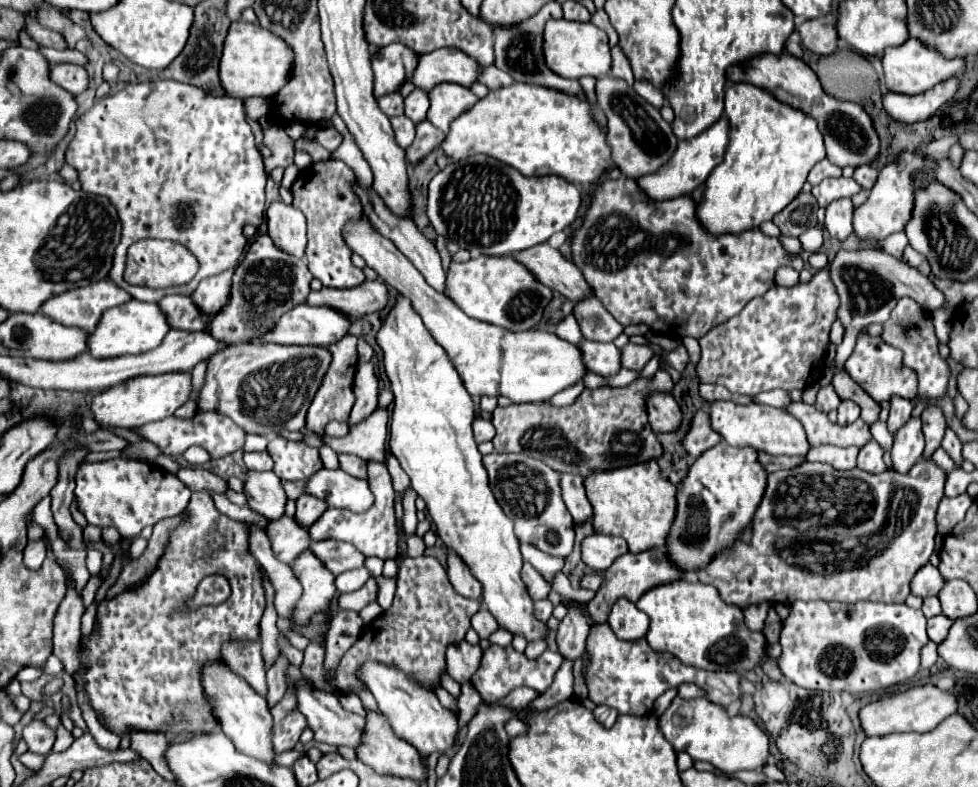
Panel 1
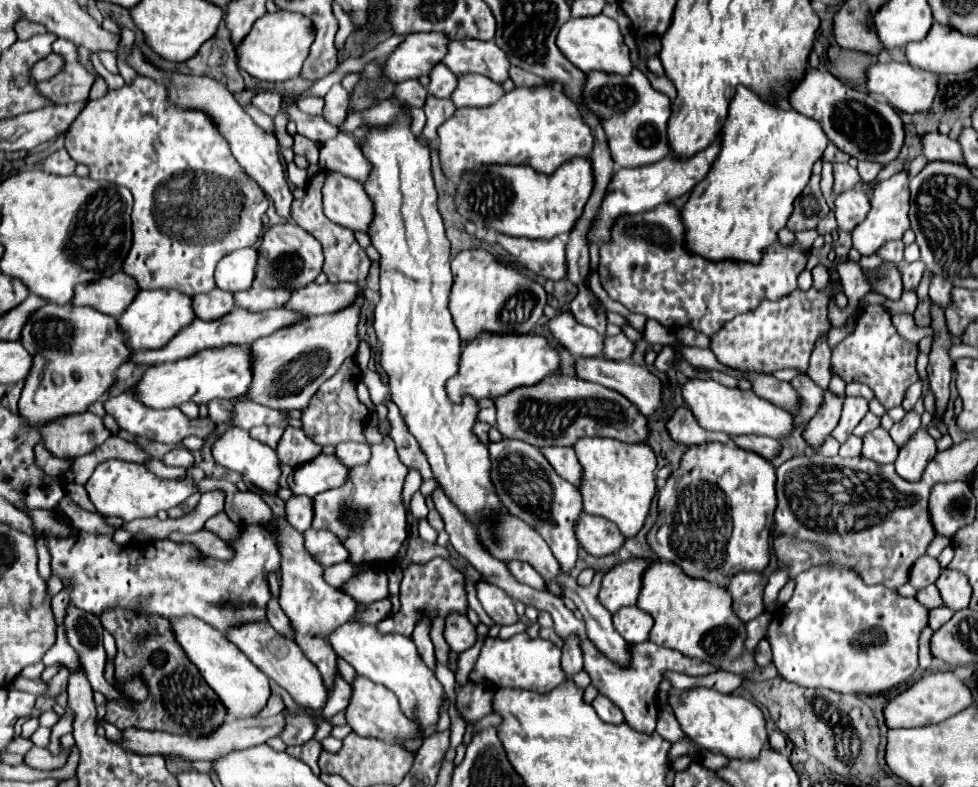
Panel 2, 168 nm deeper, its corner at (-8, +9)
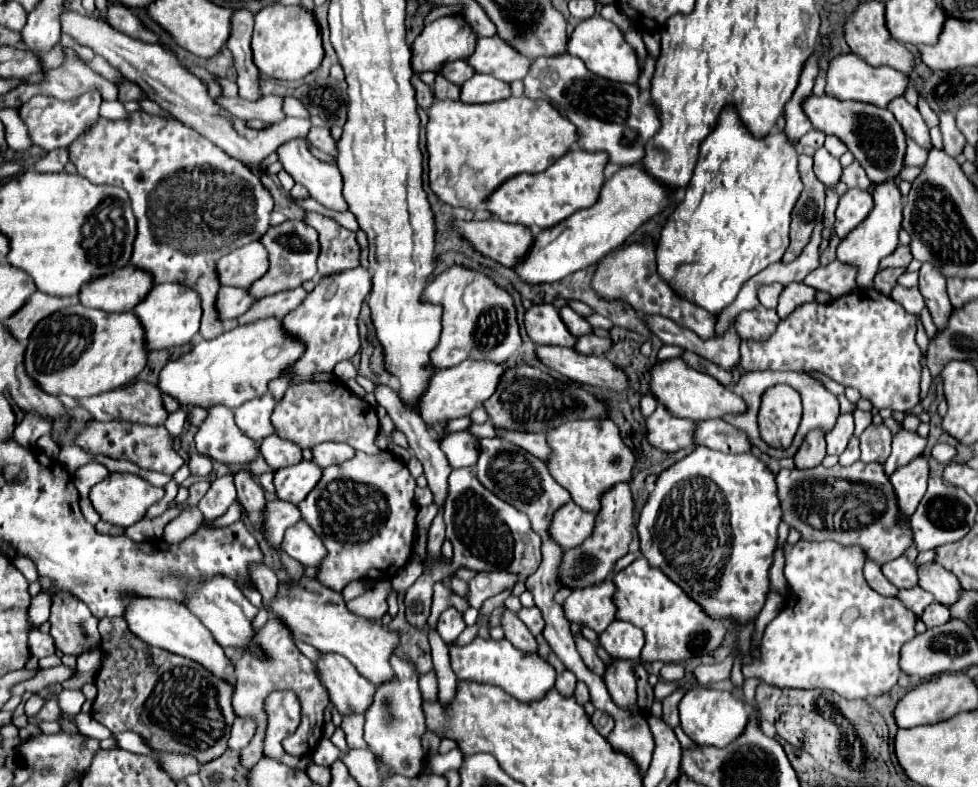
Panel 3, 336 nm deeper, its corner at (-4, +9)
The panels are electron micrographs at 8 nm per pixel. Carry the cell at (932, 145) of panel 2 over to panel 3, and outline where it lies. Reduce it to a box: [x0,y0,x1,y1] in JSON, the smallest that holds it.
[888,96,930,150]

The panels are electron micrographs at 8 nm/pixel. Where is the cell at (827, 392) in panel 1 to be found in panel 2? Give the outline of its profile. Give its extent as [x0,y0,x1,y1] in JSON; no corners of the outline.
[802,390,844,452]

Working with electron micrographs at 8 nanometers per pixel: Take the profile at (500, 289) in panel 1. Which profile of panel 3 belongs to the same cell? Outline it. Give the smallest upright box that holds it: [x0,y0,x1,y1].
[422,266,522,370]

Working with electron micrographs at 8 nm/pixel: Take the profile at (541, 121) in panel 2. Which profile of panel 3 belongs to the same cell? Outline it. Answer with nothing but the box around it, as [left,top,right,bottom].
[426,98,578,210]

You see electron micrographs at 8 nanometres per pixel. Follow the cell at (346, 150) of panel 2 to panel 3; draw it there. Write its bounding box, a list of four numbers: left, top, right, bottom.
[306,126,336,156]

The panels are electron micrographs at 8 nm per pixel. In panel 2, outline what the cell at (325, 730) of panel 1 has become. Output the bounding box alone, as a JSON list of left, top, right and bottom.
[228,624,328,710]

